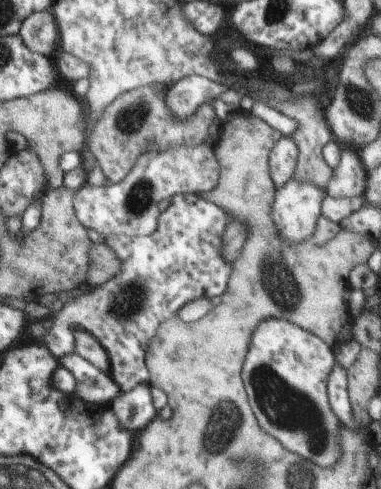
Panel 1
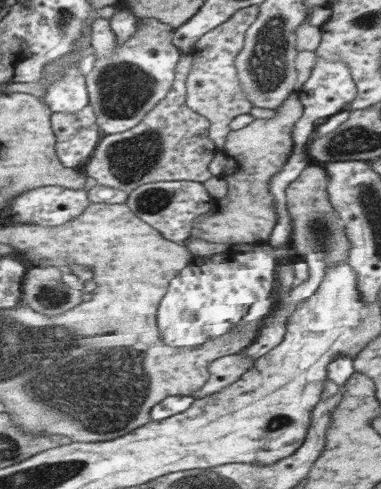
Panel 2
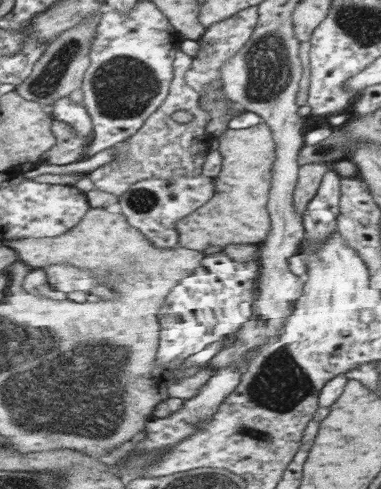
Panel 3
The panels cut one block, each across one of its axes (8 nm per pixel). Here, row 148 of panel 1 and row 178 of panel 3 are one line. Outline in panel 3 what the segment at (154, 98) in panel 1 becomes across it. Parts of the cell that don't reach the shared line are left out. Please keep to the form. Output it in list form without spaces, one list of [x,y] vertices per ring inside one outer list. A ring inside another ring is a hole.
[[[177,46],[177,62],[175,62],[175,82],[171,86],[171,96],[165,100],[165,104],[147,120],[147,124],[129,140],[123,144],[117,144],[115,148],[121,152],[115,162],[105,164],[93,174],[87,174],[97,190],[117,194],[119,198],[131,190],[131,186],[143,182],[143,180],[173,180],[173,178],[195,178],[203,176],[205,158],[209,154],[209,146],[213,142],[213,136],[207,132],[207,126],[211,122],[211,112],[201,108],[201,94],[187,84],[185,76],[191,70],[195,58],[191,58],[187,52]],[[179,110],[187,110],[195,118],[189,124],[179,124],[171,116]]]

